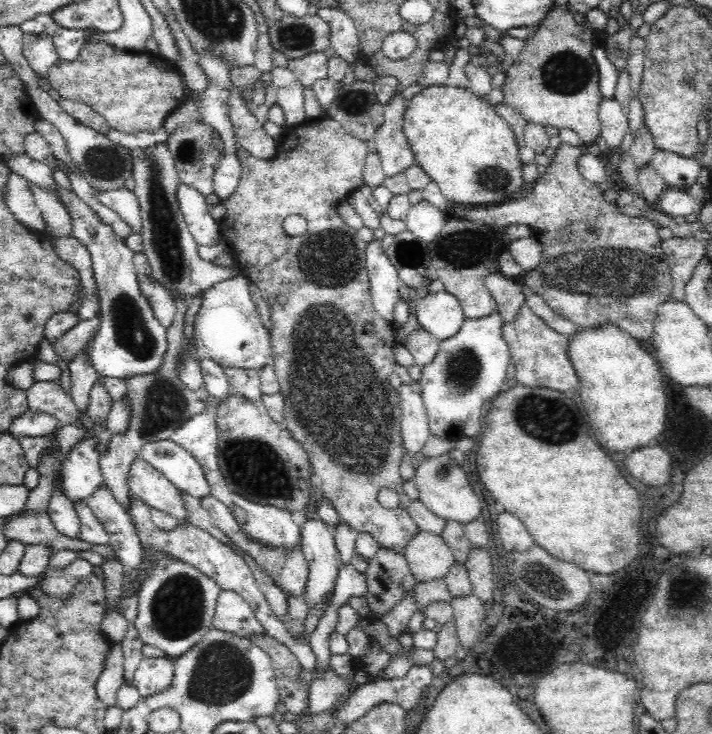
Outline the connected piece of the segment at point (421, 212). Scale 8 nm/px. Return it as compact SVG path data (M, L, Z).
M422 198L410 207L405 225L416 238L430 243L442 230L442 226L446 224L449 215L449 211L442 211L436 205L430 204Z

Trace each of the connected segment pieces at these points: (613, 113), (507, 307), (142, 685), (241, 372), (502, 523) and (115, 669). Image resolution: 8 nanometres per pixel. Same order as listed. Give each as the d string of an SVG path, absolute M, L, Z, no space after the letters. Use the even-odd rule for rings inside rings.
M604 98L599 106L599 118L602 138L609 148L618 149L629 130L627 118L623 115L618 101L614 98Z
M499 272L488 274L484 283L497 304L497 312L500 313L503 324L512 322L521 304L525 302L522 286L512 281L511 277L502 276Z
M143 658L132 680L136 690L144 699L166 691L174 679L174 660L161 658Z
M231 366L222 367L222 371L228 378L228 389L231 395L242 396L251 402L261 404L263 393L259 371Z
M499 511L496 520L498 524L498 540L503 544L506 552L526 552L530 547L535 546L535 540L526 530L524 523L516 516L508 512Z
M120 643L113 644L107 657L105 668L98 676L95 689L98 698L107 706L117 705L118 689L124 684L124 656Z

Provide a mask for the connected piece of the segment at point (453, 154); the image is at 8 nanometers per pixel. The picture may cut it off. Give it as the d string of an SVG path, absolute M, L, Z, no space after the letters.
M448 85L429 86L416 93L405 108L403 130L415 162L440 187L451 205L500 204L524 184L518 142L512 128L498 116L495 105L485 102L469 89Z

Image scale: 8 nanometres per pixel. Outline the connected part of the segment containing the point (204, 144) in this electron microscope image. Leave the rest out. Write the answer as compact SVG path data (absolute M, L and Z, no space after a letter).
M190 122L188 126L176 128L166 144L172 157L175 158L175 167L179 183L186 184L195 190L198 190L205 198L214 192L212 183L214 167L219 162L219 150L213 146L213 129L203 122Z

